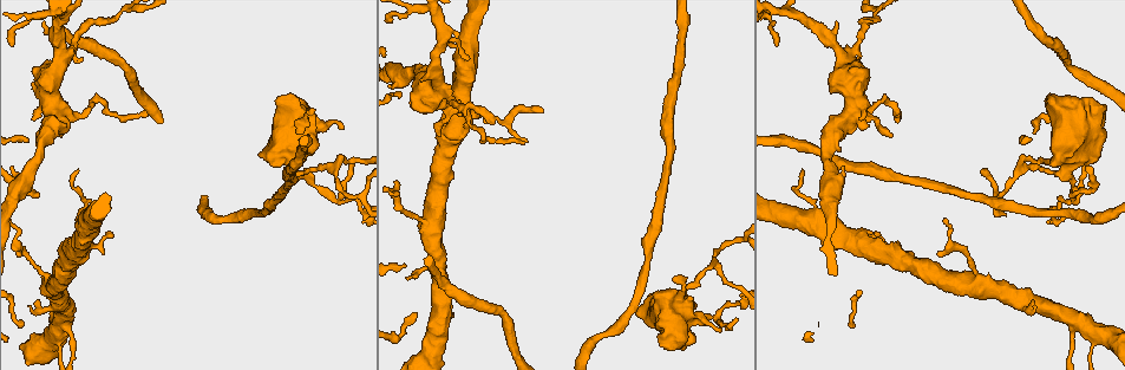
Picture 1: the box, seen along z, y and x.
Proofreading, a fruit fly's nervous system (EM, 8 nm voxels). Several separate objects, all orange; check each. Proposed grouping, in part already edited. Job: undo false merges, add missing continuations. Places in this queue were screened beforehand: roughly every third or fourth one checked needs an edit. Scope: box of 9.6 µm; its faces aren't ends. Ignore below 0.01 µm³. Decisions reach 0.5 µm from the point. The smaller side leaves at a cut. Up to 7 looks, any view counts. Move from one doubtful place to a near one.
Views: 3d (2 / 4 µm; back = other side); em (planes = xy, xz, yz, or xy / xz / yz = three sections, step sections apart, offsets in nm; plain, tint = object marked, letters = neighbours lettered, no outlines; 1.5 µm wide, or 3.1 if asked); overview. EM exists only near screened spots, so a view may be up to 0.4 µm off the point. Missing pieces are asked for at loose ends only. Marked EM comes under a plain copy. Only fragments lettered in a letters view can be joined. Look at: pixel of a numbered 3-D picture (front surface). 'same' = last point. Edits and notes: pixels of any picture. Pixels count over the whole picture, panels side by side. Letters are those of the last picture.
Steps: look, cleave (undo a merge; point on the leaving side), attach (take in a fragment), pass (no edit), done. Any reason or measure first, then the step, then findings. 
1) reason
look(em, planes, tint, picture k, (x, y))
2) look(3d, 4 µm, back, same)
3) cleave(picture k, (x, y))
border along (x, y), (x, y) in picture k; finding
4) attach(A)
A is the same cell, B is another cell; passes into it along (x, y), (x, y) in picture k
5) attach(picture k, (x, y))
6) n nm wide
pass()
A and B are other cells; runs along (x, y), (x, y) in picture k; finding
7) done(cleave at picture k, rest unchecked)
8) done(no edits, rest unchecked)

free end
look(3d, 4 µm, picture 1, (260, 156))

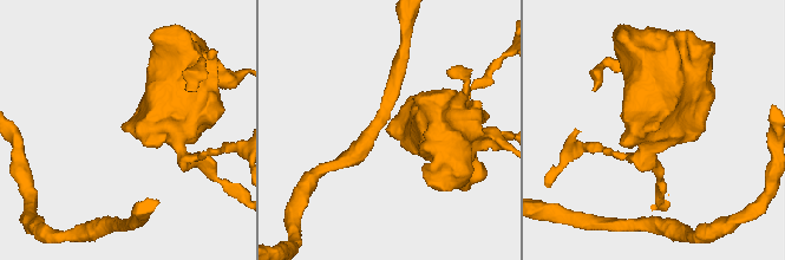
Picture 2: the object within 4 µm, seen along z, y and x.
shape alone is not enough
look(em, planes, letters, picture 2, (657, 128))

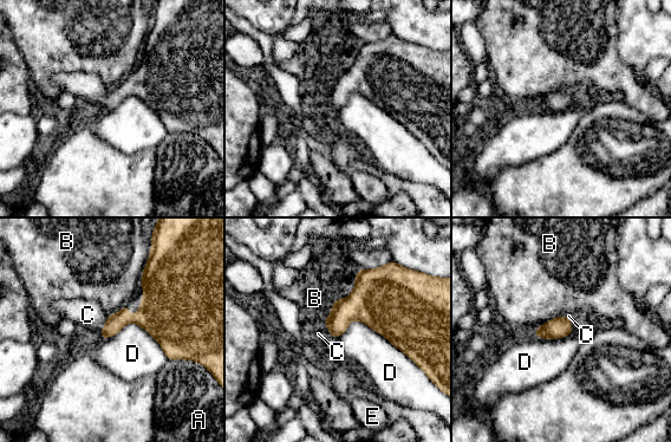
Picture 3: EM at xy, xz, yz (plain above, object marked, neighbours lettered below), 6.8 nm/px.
attach(C)
C is the same cell, A, B, D and E are other cells; passes into it along (115, 323), (104, 326), (88, 314) in picture 3; it goes on there

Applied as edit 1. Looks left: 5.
an open end
look(3d, 2 µm, picture 1, (1034, 308))

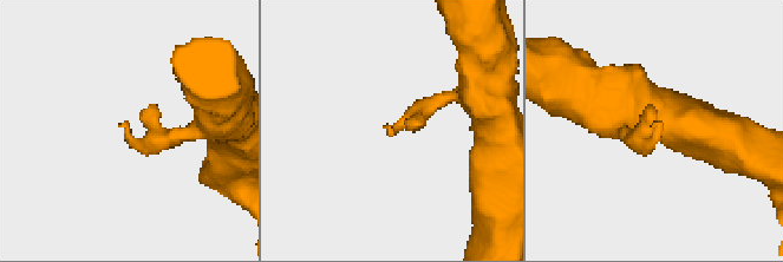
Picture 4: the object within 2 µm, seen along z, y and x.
look(em, xy, step 8, tint, picture 4, (388, 135))

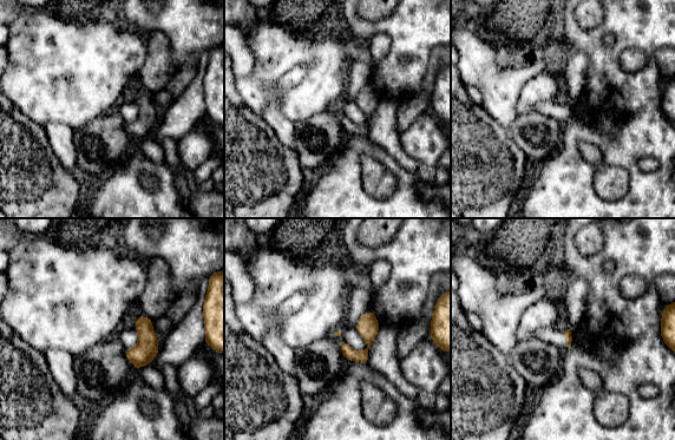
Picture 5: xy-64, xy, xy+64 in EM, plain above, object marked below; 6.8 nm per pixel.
look(em, planes, letters, same)

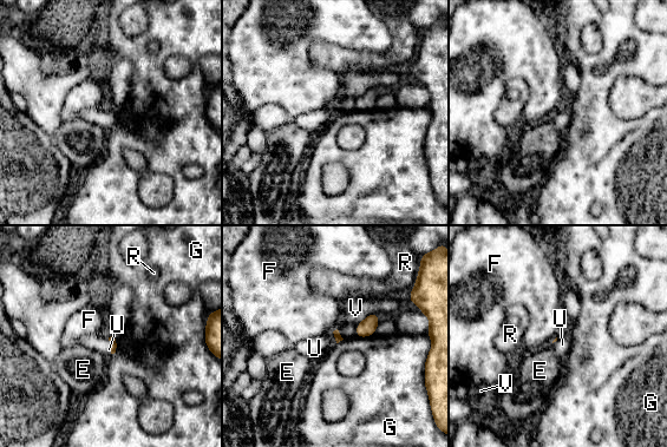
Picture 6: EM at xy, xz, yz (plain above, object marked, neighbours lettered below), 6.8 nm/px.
attach(U)
U is the same cell, E, F, G, R and V are other cells; passes into it along (112, 341), (110, 346), (99, 343) in picture 6; the neuron continues

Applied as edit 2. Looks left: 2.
look(em, planes, letters, picture 1, (394, 181))

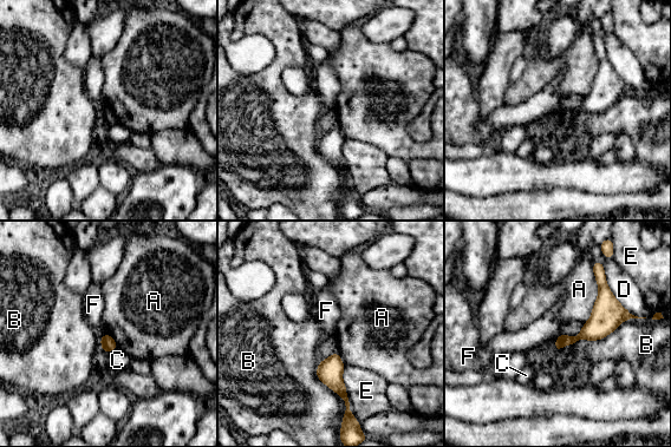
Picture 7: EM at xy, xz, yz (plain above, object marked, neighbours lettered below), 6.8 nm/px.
pass()
A, B, C, D, E and F are other cells; runs along (603, 280), (603, 315), (584, 334), (558, 346) in picture 7; no lettered fragment goes on from it

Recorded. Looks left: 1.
done(attach at picture 3, attach at picture 6, rest unchecked)

